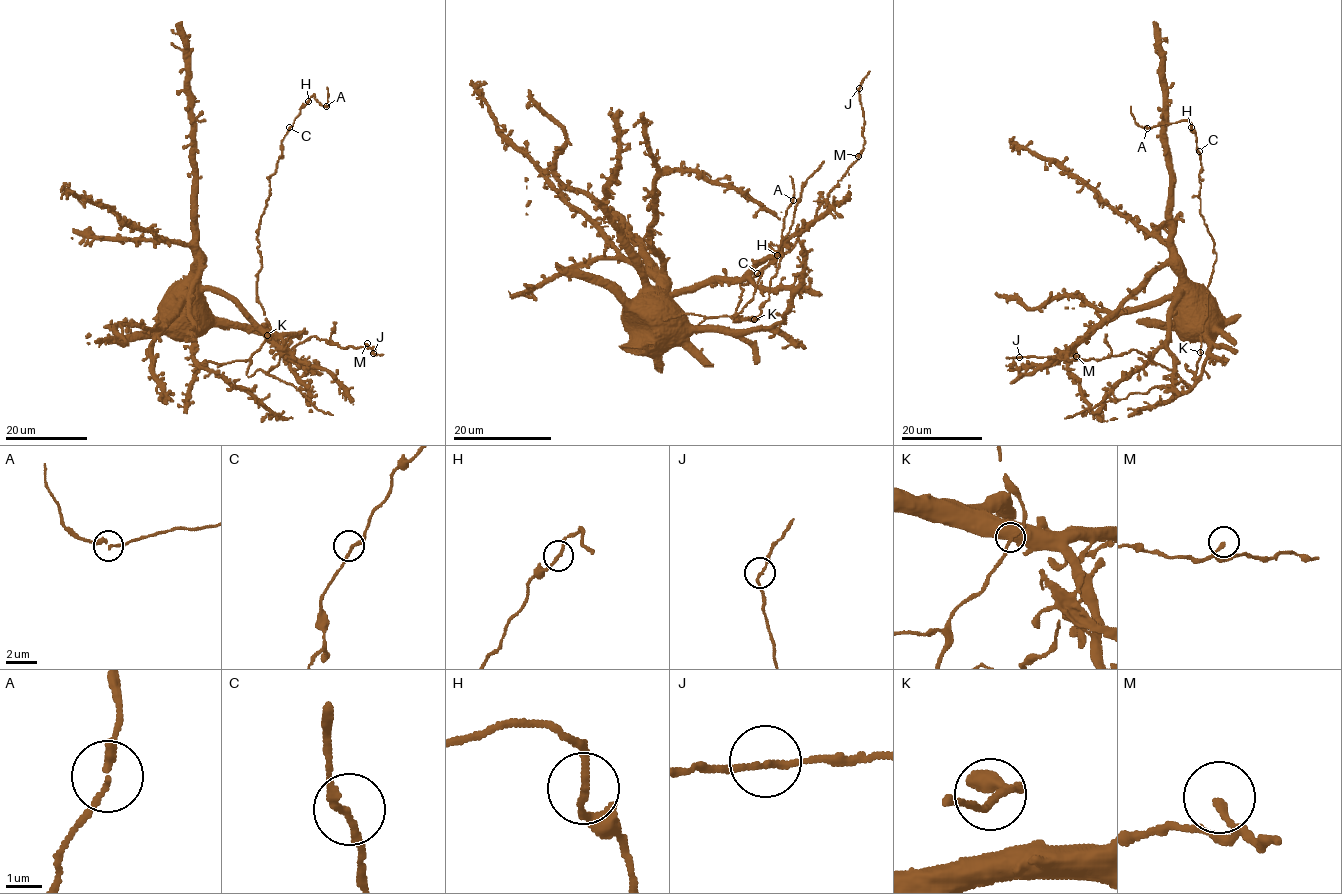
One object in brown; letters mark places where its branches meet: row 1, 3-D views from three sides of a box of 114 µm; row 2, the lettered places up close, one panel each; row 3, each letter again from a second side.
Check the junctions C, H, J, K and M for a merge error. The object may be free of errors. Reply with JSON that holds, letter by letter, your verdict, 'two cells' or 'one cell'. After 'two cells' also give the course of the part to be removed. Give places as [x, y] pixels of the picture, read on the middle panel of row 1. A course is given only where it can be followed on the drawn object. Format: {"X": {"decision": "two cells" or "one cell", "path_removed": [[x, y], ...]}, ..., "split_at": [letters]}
{"C": {"decision": "one cell"}, "H": {"decision": "one cell"}, "J": {"decision": "one cell"}, "K": {"decision": "one cell"}, "M": {"decision": "one cell"}, "split_at": []}

